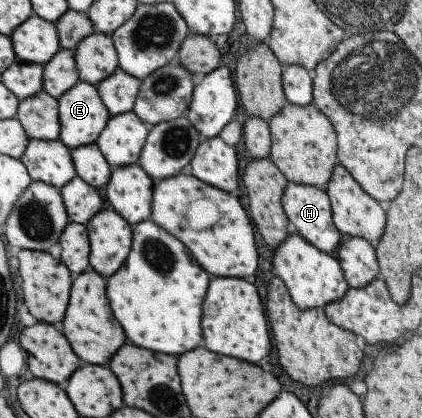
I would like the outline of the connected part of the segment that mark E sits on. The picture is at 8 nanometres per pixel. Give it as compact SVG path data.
M78 81L57 99L57 117L59 118L59 133L57 140L66 148L90 145L98 138L110 117L104 109L104 104L98 96L96 85Z

